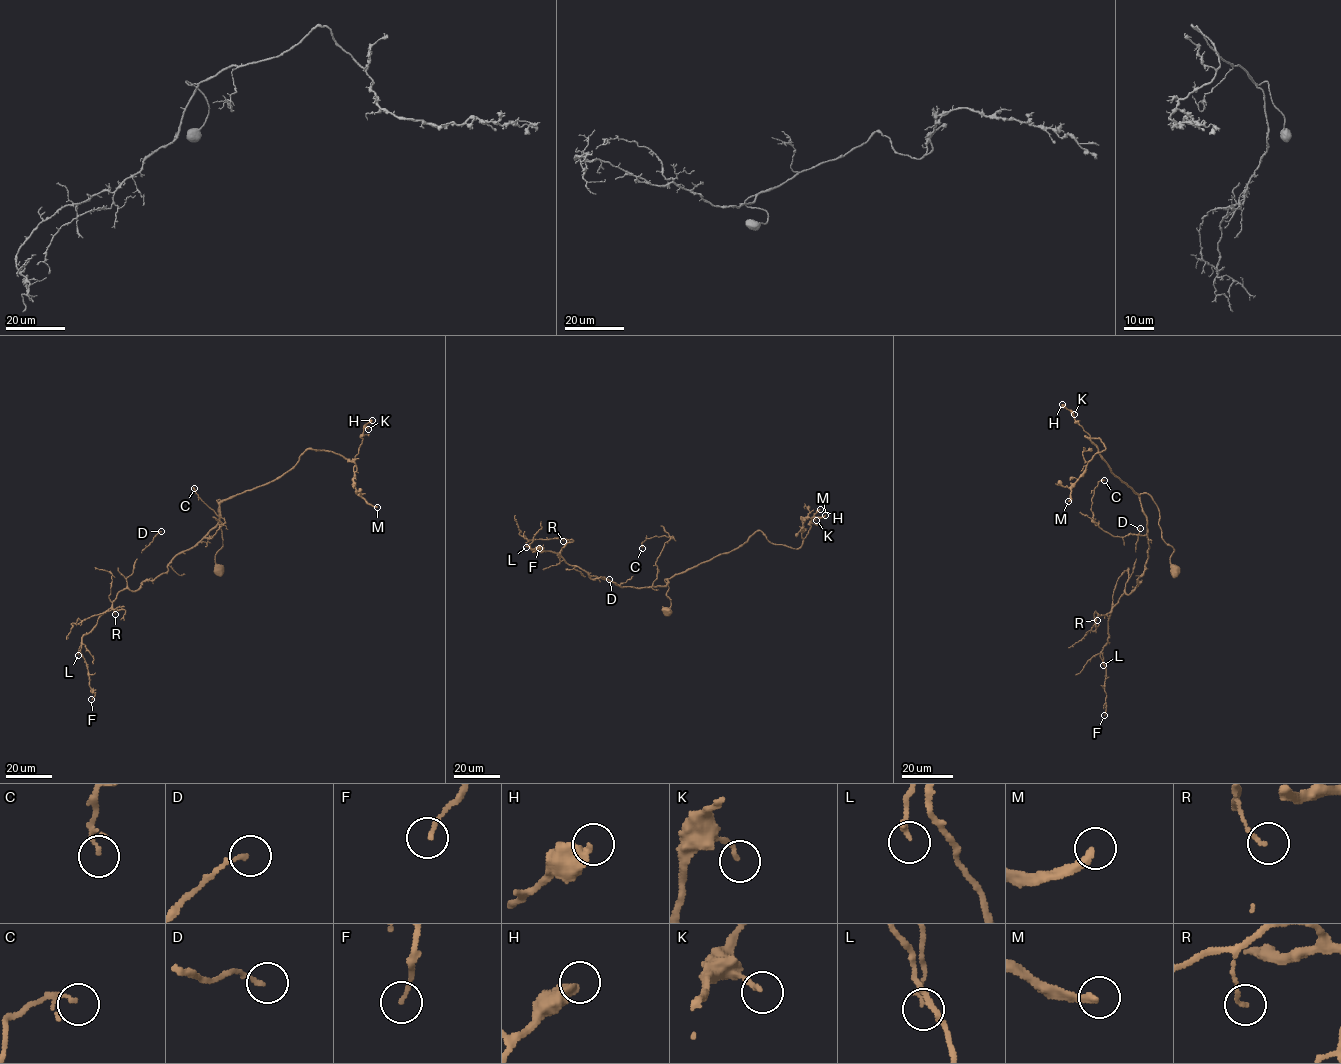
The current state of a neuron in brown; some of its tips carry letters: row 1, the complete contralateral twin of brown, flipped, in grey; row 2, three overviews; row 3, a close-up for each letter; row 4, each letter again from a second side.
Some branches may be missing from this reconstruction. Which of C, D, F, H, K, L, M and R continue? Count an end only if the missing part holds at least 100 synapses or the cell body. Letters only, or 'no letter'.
M

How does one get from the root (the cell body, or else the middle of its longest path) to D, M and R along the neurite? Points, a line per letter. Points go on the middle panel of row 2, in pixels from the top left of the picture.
D: (666, 612), (666, 579), (664, 586), (621, 586), (574, 568), (609, 579)
M: (666, 612), (666, 579), (738, 548), (757, 530), (772, 543), (798, 548), (804, 520), (825, 515)
R: (666, 612), (666, 579), (664, 586), (633, 587), (591, 579), (560, 556), (569, 541), (563, 541)

